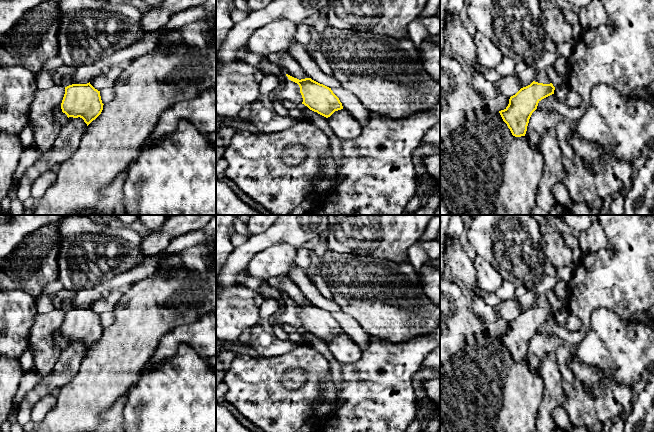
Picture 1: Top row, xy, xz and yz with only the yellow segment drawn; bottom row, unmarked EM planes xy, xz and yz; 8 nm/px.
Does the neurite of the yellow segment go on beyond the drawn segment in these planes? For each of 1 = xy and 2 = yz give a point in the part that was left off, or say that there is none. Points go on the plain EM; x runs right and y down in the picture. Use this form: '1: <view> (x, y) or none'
1: none
2: none

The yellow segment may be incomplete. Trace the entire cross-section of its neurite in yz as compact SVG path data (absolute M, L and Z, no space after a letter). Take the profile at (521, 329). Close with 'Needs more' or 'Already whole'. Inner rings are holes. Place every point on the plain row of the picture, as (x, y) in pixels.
M533 305L510 321L508 330L499 337L513 360L525 360L529 343L537 333L538 327L554 318L554 314L552 307L543 308Z. Already whole

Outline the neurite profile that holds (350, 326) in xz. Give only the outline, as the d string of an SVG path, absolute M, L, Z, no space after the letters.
M332 312L333 317L339 322L343 333L347 334L361 348L370 340L368 335L359 323L345 312Z

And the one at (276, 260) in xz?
M286 243L274 244L257 253L247 265L250 276L267 281L271 277L287 275L295 266L296 250Z

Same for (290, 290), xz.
M287 275L271 277L267 280L267 283L271 287L280 290L285 298L299 304L309 302L298 286Z

